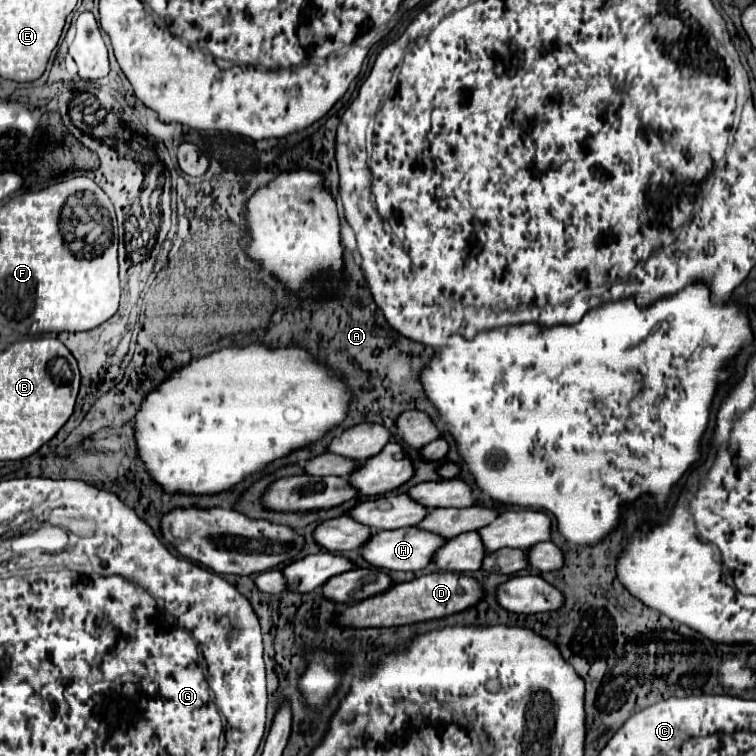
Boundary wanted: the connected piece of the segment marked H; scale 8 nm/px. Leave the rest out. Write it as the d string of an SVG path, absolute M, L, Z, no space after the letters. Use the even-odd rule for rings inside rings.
M403 527L403 529L393 529L393 531L377 531L361 549L363 557L367 563L385 569L385 571L419 571L431 565L431 557L435 557L437 545L445 543L447 539L423 531L419 527Z

